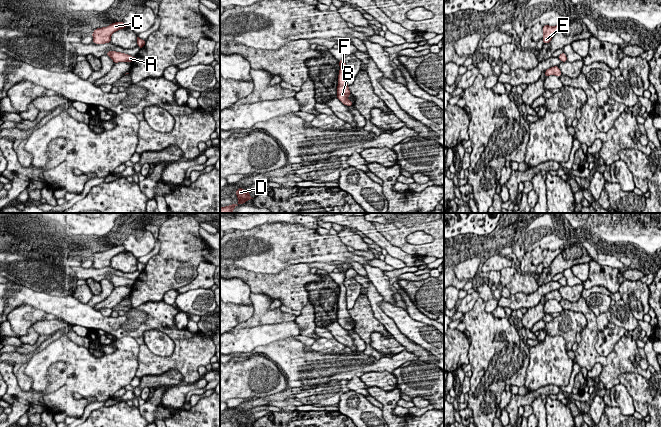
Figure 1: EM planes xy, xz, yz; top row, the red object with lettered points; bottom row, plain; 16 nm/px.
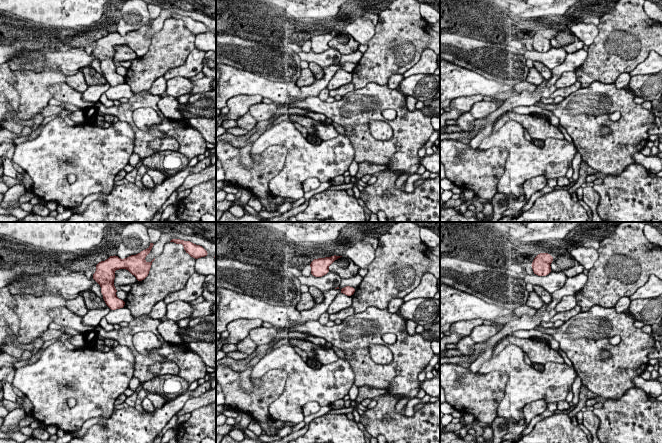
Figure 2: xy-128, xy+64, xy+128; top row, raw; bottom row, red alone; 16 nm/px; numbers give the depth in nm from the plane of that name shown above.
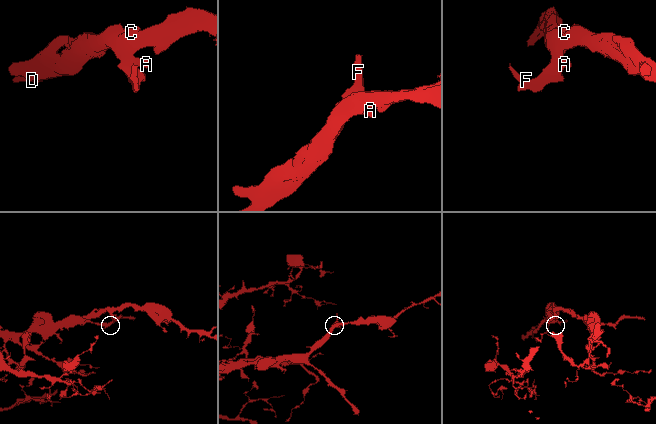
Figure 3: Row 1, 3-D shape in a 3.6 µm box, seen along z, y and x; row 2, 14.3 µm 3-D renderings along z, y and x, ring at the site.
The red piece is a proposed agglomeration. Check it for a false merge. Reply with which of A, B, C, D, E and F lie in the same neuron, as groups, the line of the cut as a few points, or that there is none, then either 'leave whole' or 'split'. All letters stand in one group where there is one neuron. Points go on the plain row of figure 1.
A B C D E F; no cut; leave whole

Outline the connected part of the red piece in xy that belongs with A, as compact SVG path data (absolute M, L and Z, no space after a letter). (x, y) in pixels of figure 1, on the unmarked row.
M108 275L106 279L113 284L114 288L118 286L127 286L127 285L131 287L135 282L131 279L121 277L121 276L116 276L116 275Z

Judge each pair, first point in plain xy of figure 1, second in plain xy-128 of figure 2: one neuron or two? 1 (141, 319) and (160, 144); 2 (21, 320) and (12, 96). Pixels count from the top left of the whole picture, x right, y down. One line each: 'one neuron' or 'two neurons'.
1: two neurons
2: two neurons

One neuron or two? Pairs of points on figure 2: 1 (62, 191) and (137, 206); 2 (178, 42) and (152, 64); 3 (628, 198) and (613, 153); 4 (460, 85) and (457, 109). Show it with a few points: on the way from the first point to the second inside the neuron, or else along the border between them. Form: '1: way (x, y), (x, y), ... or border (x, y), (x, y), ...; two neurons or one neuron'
1: border (114, 186), (103, 201), (97, 199); two neurons
2: way (172, 46), (158, 60); one neuron
3: border (634, 163), (618, 174), (606, 176); two neurons
4: border (481, 94), (461, 95), (455, 97), (450, 102); two neurons

